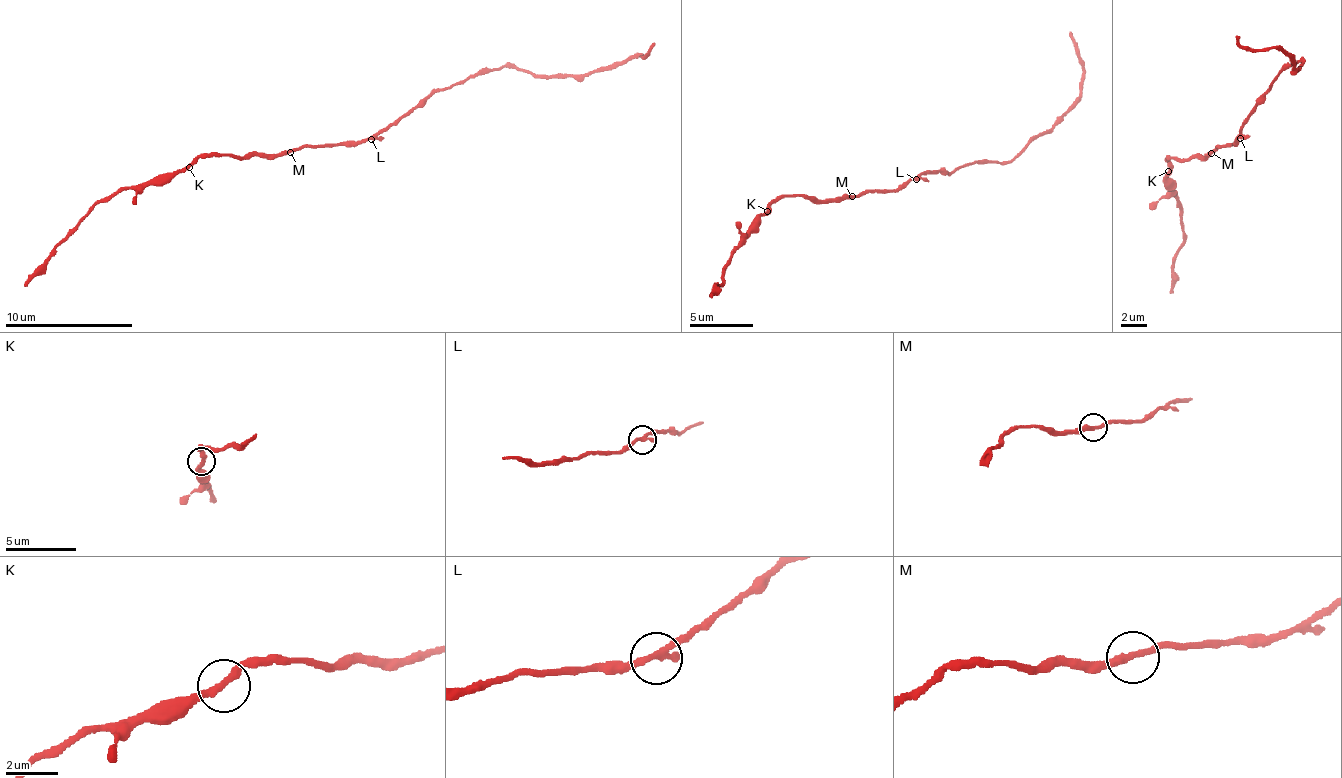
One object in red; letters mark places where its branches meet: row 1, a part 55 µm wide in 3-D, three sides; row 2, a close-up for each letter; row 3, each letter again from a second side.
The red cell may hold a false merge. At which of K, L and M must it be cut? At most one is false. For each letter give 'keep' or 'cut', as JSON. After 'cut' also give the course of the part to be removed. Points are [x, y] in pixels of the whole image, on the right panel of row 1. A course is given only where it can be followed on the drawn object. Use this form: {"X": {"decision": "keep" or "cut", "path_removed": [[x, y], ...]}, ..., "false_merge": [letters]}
{"K": {"decision": "keep"}, "L": {"decision": "keep"}, "M": {"decision": "keep"}, "false_merge": []}

